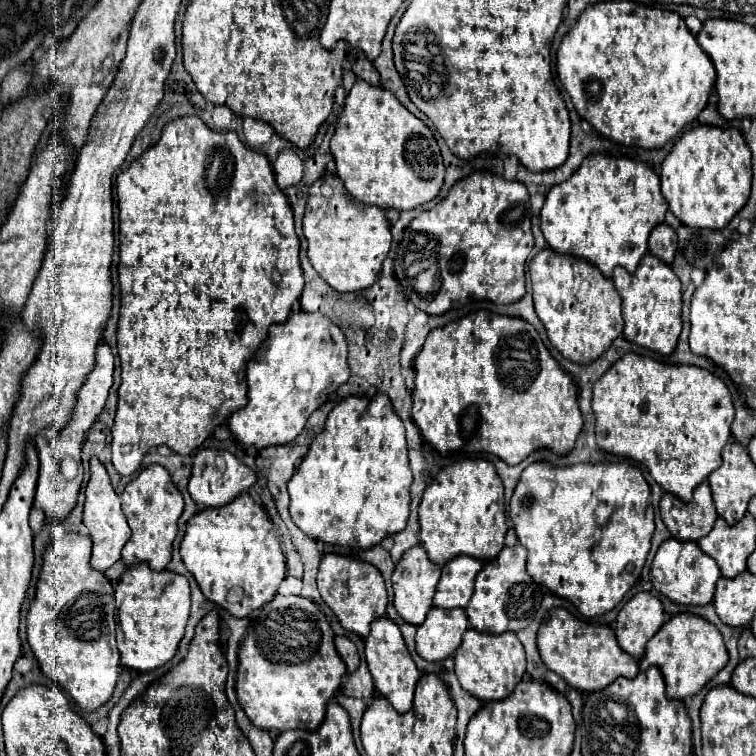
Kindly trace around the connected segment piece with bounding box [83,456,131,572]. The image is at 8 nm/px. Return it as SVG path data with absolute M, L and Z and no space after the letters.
M97 456L91 458L89 466L91 466L91 478L89 478L87 490L85 490L83 524L89 528L89 534L91 534L91 540L93 540L91 566L95 570L105 572L107 568L111 568L121 558L121 548L127 544L127 540L131 536L131 528L125 522L125 516L121 512L121 500L111 486L111 480L109 480L109 474L107 474L105 466L99 462Z

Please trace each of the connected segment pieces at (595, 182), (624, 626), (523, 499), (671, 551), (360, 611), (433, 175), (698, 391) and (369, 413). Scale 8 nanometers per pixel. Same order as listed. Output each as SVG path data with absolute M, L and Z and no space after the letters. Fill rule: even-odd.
M591 154L583 160L579 170L569 180L557 184L547 194L541 210L541 232L555 252L579 256L595 264L603 272L603 276L611 276L615 266L623 266L635 272L639 260L647 254L649 232L663 222L665 212L667 202L661 194L659 176L647 164L637 164L629 158L615 158L609 154Z
M639 592L617 614L617 642L629 656L639 660L647 640L663 626L663 622L665 612L659 598L649 592Z
M529 464L511 496L509 516L527 550L529 576L571 600L583 616L613 610L639 580L651 548L653 506L643 472L631 464Z
M669 538L659 546L659 550L653 558L653 564L651 564L653 588L677 604L689 604L689 606L709 604L713 600L715 582L719 576L721 576L721 572L719 572L717 562L709 554L705 554L697 546L697 542L683 542L683 540L675 540L675 538Z
M333 552L325 554L321 560L321 566L319 566L317 586L319 586L321 598L335 612L341 626L363 638L369 634L371 622L375 618L385 616L387 590L383 584L383 576L373 564L369 564L365 560L359 560L353 556L343 556L343 554L333 554Z
M357 80L331 136L337 176L351 196L379 208L411 210L433 200L443 184L443 160L433 132L413 116L393 92Z
M625 354L621 356L611 368L609 372L605 372L595 384L593 384L593 412L595 412L595 418L597 418L597 424L595 424L595 432L597 432L597 444L609 452L609 454L619 454L619 456L627 456L627 458L633 458L641 464L645 464L649 468L649 474L651 478L665 490L665 492L671 492L675 496L679 496L681 500L689 502L691 500L691 494L693 490L715 470L719 468L721 464L721 450L723 446L729 442L731 438L731 422L733 422L733 416L735 416L735 408L733 408L733 400L731 400L731 394L725 386L725 382L711 374L709 370L703 370L703 368L697 368L697 366L689 366L689 364L663 364L663 362L657 362L653 358L647 358L647 356L639 356L639 354Z
M347 396L329 412L323 432L317 434L317 438L309 446L307 456L287 482L287 490L291 496L289 512L293 522L311 538L337 546L371 548L385 536L391 536L405 528L411 502L411 482L413 474L407 460L405 428L401 418L393 412L389 396Z

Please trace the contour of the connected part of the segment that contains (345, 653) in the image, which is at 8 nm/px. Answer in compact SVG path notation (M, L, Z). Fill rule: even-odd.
M335 636L335 648L337 648L339 656L345 660L347 670L355 672L355 668L359 668L359 654L357 654L355 644L345 636Z

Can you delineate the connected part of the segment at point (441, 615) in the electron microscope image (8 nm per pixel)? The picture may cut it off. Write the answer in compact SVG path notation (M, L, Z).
M433 606L425 622L417 626L417 654L431 662L449 658L459 648L467 628L469 620L463 608L443 610Z

